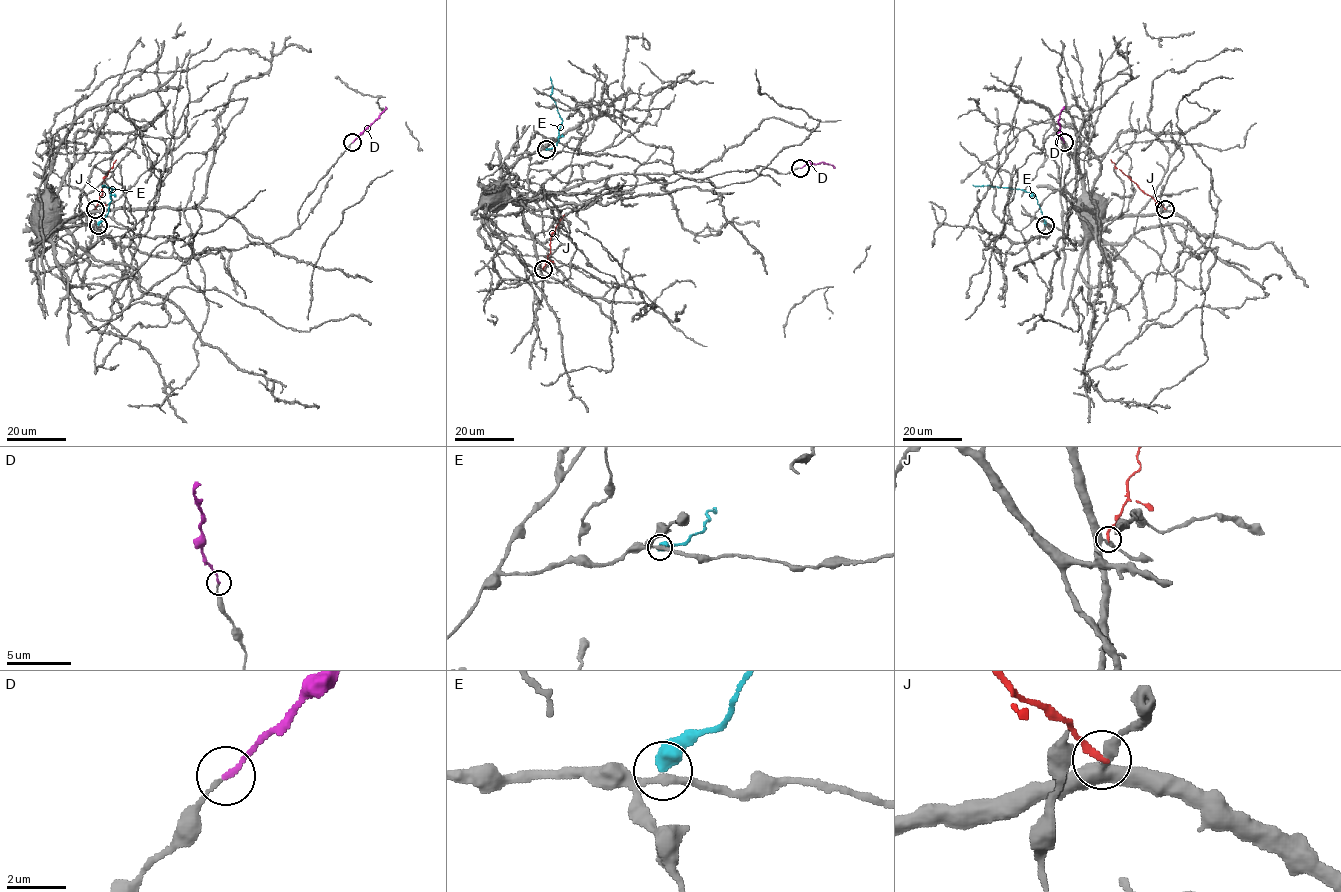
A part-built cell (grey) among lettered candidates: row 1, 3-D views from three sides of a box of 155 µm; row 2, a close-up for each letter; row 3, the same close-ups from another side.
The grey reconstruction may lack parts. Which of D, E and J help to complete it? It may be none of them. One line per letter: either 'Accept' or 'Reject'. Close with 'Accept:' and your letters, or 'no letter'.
D: Accept
E: Reject
J: Reject
Accept: D

